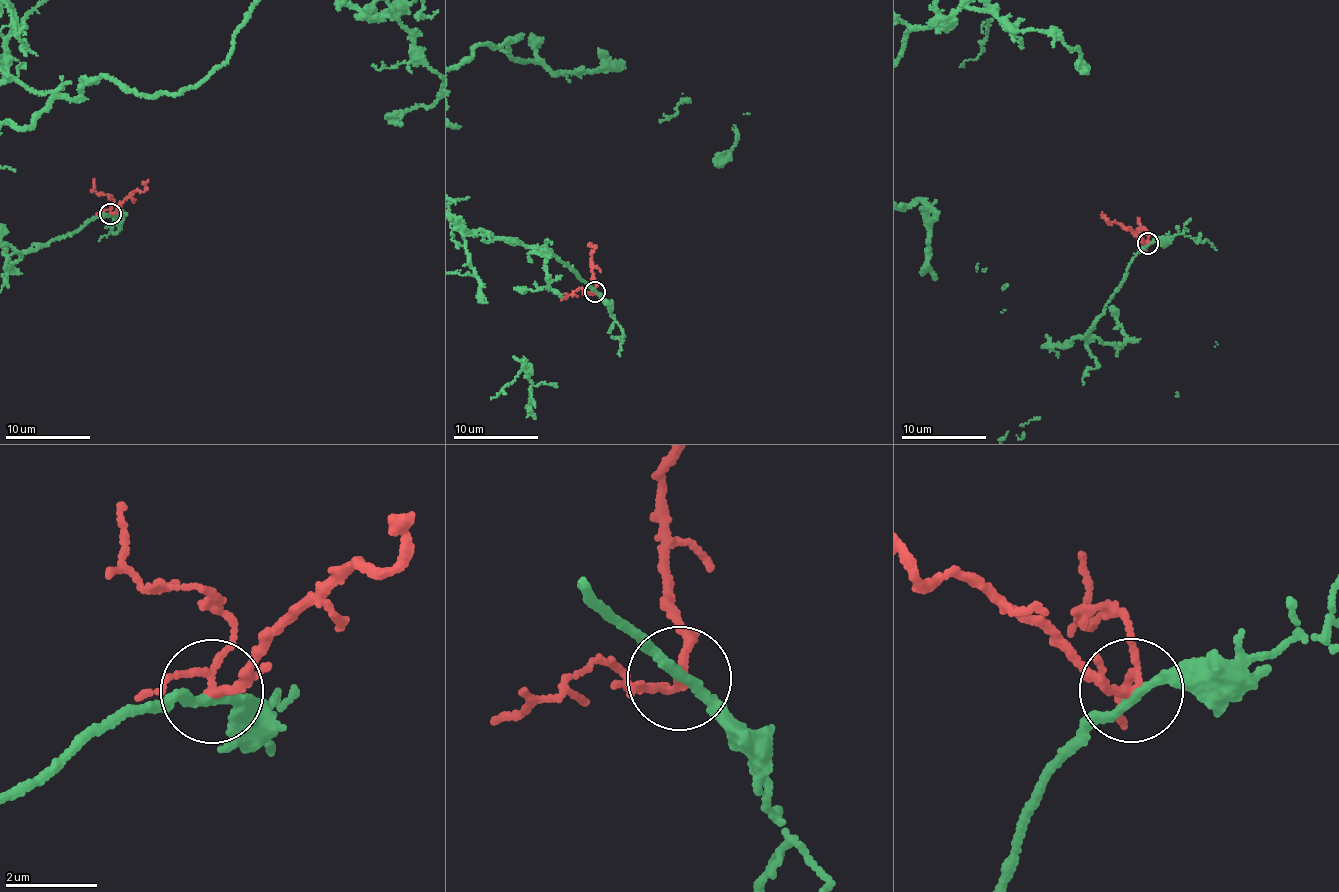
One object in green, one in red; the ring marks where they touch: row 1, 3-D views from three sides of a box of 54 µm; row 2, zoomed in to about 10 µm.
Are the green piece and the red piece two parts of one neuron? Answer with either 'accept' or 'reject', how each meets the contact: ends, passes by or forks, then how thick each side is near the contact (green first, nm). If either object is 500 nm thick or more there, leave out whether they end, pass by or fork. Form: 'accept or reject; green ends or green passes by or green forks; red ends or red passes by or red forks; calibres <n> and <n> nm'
reject; green passes by; red forks; calibres 180 and 150 nm

